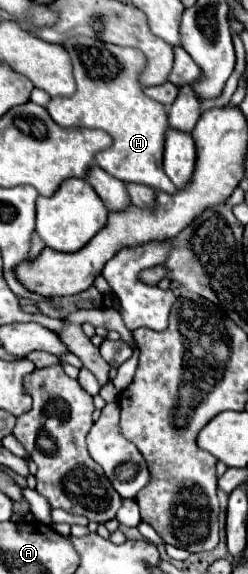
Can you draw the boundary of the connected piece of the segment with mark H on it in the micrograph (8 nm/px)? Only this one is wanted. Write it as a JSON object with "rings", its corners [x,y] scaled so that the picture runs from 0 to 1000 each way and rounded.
{"rings":[[[298,66],[258,73],[298,108],[306,164],[282,171],[210,171],[185,192],[242,220],[403,223],[460,240],[460,258],[435,258],[387,272],[387,286],[492,317],[548,317],[653,334],[710,334],[710,324],[661,307],[661,233],[677,230],[669,185],[581,167],[556,143],[581,122],[581,94],[548,84],[492,84],[363,66]]]}

